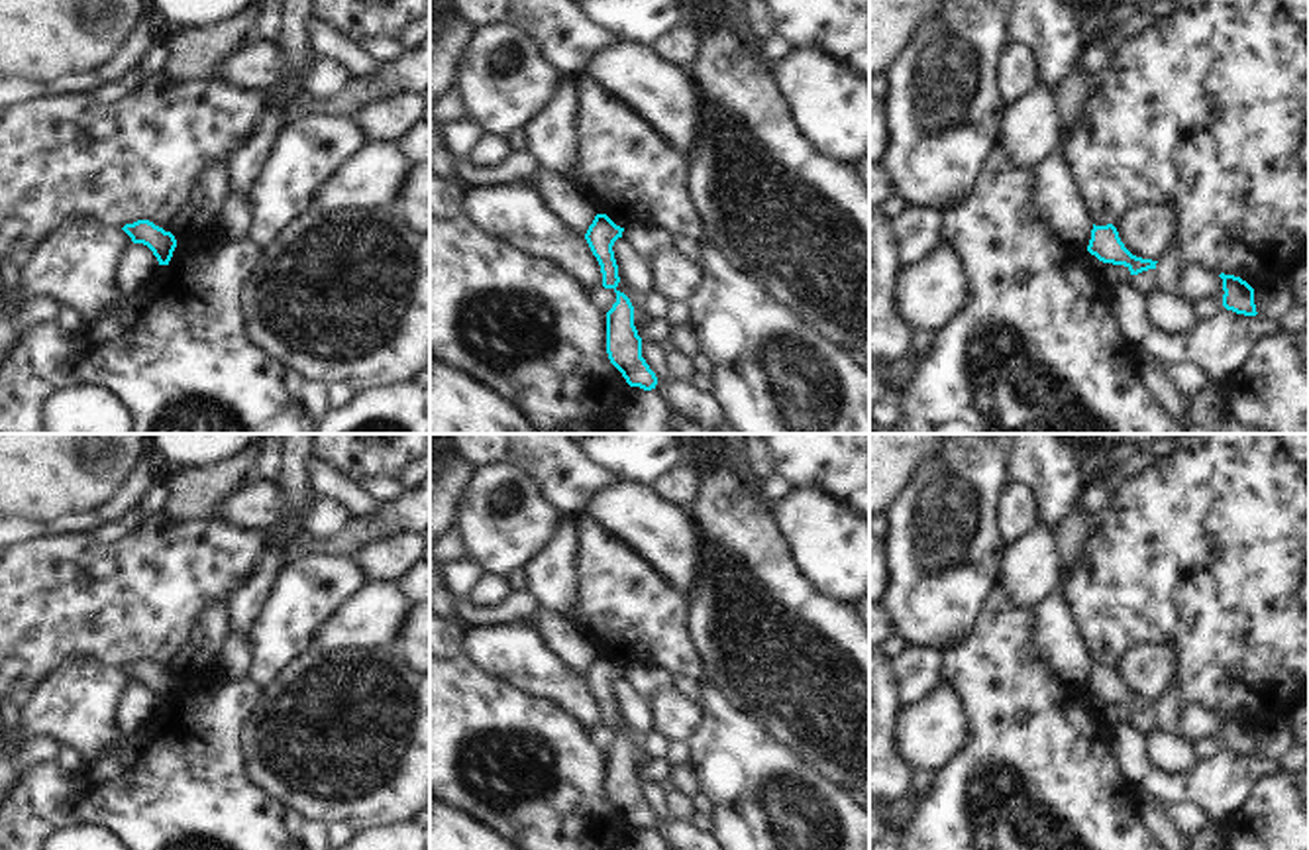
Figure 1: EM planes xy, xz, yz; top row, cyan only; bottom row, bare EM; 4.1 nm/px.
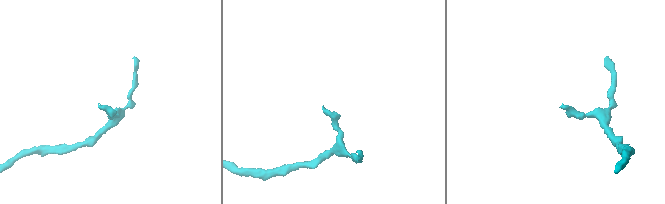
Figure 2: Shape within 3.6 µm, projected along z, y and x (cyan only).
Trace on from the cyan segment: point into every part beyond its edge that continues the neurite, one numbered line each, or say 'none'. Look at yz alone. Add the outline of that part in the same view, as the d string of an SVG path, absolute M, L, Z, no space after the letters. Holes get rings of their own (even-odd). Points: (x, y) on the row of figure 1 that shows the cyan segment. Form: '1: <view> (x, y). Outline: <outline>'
none

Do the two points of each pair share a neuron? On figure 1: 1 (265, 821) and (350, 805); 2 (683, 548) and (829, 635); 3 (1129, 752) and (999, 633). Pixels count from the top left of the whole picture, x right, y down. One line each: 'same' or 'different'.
1: different
2: different
3: different

